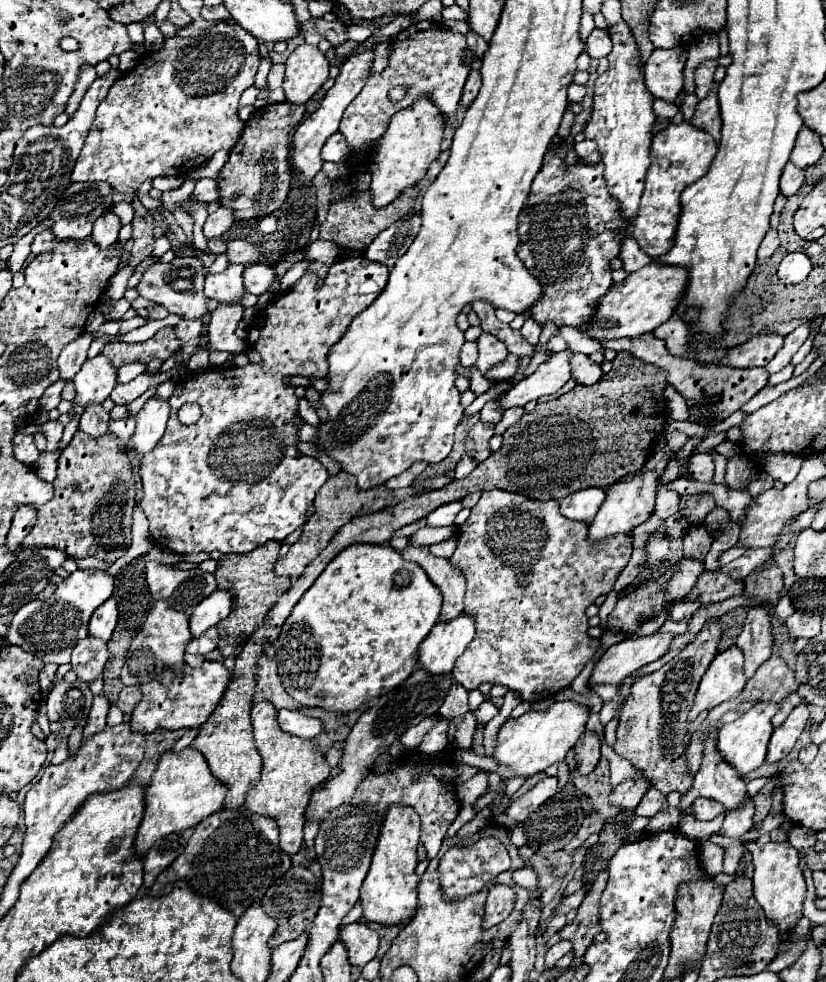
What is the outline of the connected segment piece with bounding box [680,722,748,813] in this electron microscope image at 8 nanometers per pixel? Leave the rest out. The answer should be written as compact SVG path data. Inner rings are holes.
M712 722L712 724L702 724L702 728L700 728L700 732L702 732L702 744L704 744L702 764L700 764L700 770L696 772L696 776L694 776L694 788L681 797L680 812L682 813L699 796L706 796L710 800L720 802L726 810L738 808L746 800L746 796L748 796L744 780L734 770L730 770L730 764L726 764L726 760L722 760L722 754L716 748L720 726L722 726L720 722Z

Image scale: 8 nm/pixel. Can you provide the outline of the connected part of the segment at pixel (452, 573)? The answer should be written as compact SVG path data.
M410 544L400 552L404 560L420 564L434 586L442 592L444 604L440 620L452 620L464 610L464 588L466 580L458 568L454 568L446 558L438 558L430 552L430 548L410 548Z

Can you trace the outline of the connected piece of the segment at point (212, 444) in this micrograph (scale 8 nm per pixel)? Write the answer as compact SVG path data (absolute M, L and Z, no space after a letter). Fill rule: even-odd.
M354 256L338 260L330 266L328 276L322 280L322 288L316 290L320 278L314 272L306 272L290 290L276 294L262 310L258 310L250 328L250 346L262 356L260 364L230 366L224 370L206 370L202 374L190 374L182 380L170 396L172 414L168 428L156 448L142 458L140 478L144 484L142 510L150 522L150 534L154 542L178 554L194 552L234 552L248 554L256 546L268 540L282 542L290 532L306 520L306 506L312 504L320 486L328 480L326 468L302 452L298 452L298 426L294 422L298 414L298 398L294 386L288 384L292 376L326 378L326 356L330 348L346 334L350 322L374 302L388 282L388 268L378 262L366 260L366 256ZM184 402L198 402L202 418L194 426L178 422L178 410Z

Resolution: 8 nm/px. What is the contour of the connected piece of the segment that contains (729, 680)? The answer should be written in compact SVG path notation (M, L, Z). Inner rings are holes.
M734 644L728 650L716 654L710 668L700 680L700 688L694 698L694 706L690 710L688 718L688 732L692 728L692 722L702 710L716 708L718 704L726 702L728 698L740 694L744 688L746 678L742 672L742 650Z

